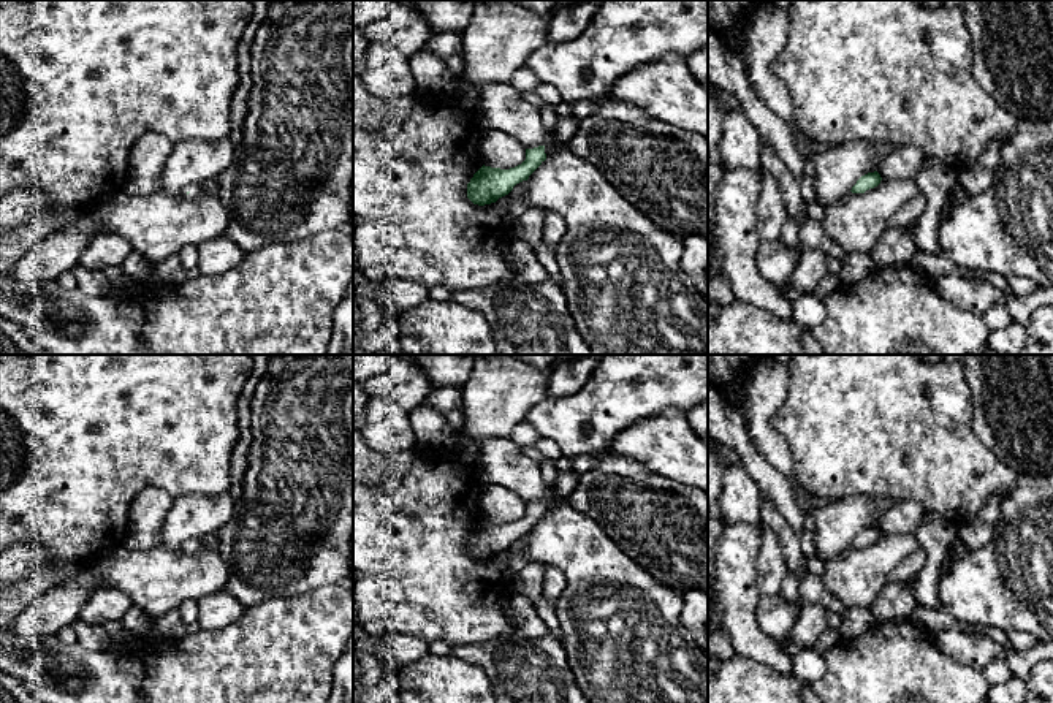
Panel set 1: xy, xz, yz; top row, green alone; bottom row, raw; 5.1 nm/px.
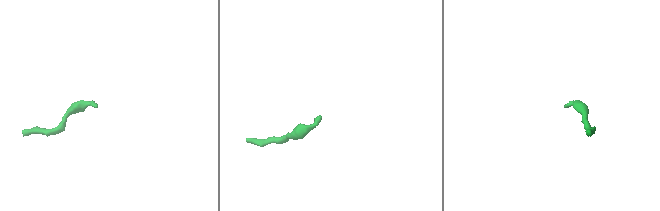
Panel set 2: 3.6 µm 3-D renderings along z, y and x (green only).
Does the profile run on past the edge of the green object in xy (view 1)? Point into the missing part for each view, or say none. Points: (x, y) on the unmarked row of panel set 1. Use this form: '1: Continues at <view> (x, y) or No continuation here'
1: Continues at xy (195, 543)

